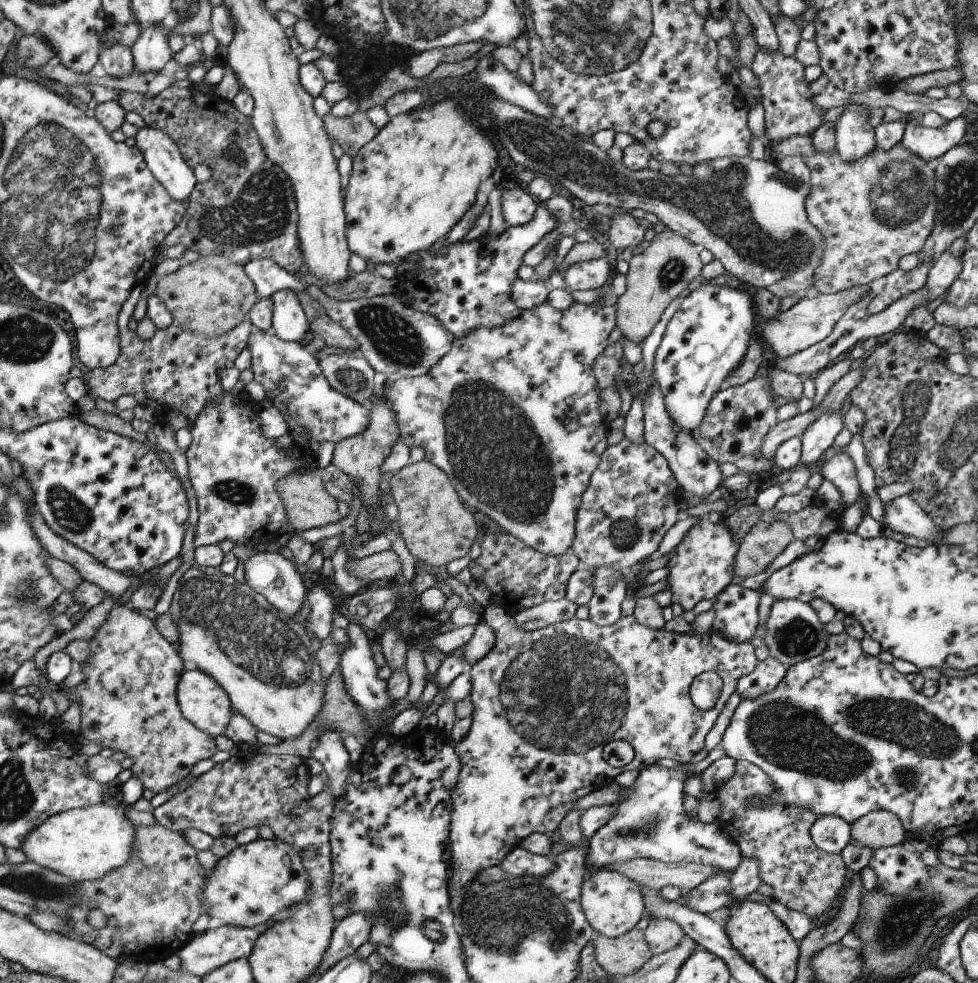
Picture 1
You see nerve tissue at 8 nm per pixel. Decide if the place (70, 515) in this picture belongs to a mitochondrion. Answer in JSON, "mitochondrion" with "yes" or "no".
{"mitochondrion":"yes"}

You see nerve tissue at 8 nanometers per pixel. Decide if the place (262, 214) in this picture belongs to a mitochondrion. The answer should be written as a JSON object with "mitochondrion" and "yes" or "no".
{"mitochondrion":"yes"}

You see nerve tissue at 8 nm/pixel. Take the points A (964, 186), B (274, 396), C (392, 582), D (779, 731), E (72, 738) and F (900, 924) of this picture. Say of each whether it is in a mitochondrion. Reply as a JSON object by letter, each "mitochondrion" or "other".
{"A":"mitochondrion","B":"other","C":"other","D":"mitochondrion","E":"other","F":"mitochondrion"}

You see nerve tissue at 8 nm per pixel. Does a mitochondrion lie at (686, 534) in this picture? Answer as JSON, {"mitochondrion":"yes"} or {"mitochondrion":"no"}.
{"mitochondrion":"no"}

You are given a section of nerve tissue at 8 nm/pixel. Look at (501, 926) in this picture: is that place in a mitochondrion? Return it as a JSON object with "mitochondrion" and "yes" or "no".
{"mitochondrion":"yes"}

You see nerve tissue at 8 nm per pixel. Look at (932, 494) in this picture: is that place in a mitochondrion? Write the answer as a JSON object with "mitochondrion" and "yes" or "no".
{"mitochondrion":"yes"}

